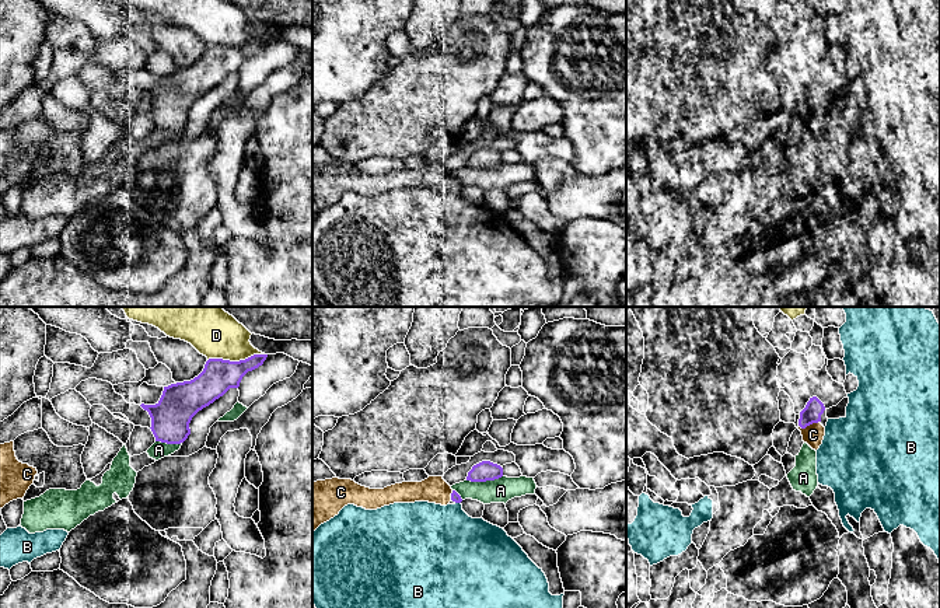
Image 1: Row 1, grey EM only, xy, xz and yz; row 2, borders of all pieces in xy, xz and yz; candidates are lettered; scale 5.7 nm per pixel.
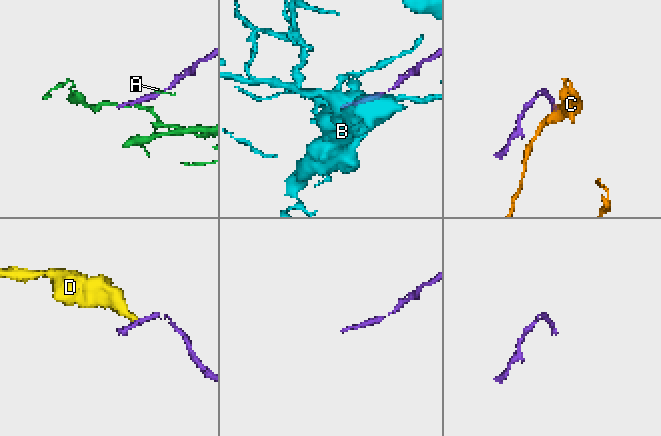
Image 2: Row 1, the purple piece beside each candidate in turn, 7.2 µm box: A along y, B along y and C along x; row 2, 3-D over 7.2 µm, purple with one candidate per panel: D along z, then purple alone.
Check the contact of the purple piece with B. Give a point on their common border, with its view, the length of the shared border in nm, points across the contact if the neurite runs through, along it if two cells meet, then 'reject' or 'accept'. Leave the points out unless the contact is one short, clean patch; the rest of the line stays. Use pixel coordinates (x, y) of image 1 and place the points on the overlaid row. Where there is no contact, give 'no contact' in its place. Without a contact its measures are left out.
contact xz (458, 502); length 30 nm; reject

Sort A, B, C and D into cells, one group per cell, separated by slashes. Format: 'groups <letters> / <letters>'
groups A / B / C / D

